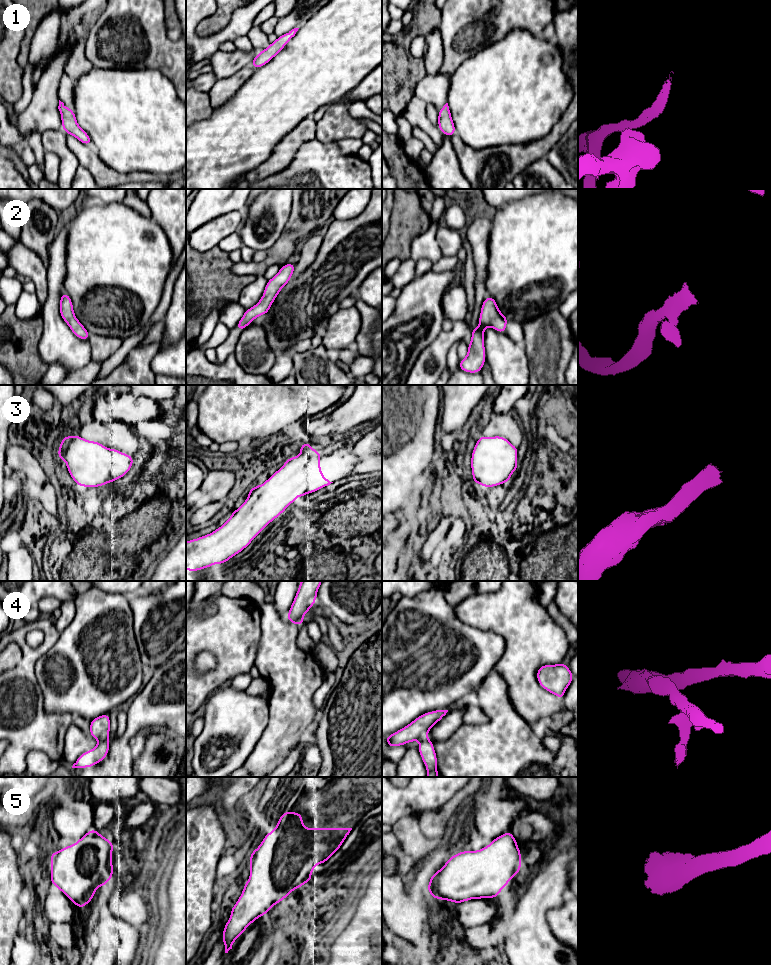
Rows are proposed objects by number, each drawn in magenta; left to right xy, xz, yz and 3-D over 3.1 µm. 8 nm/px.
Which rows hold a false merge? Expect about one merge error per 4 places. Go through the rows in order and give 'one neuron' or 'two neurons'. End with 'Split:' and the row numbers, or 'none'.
1: one neuron
2: one neuron
3: one neuron
4: two neurons
5: one neuron
Split: 4

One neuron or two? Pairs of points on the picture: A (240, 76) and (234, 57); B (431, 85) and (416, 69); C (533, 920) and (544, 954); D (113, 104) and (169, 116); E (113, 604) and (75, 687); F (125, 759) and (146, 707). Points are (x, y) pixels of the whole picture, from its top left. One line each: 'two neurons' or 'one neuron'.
A: two neurons
B: two neurons
C: one neuron
D: one neuron
E: one neuron
F: one neuron

